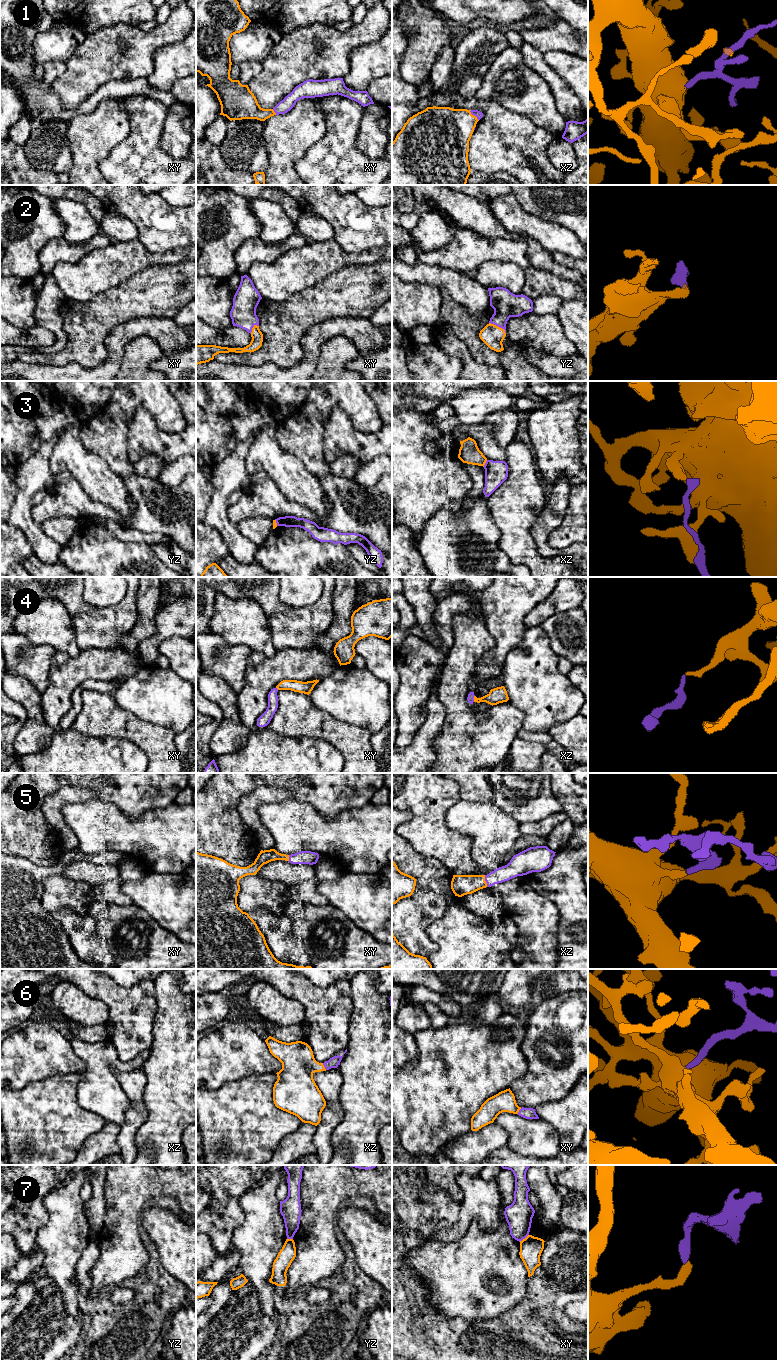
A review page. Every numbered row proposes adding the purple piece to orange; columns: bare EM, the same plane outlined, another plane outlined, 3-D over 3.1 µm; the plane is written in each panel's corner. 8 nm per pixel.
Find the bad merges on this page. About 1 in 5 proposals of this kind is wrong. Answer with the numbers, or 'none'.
7

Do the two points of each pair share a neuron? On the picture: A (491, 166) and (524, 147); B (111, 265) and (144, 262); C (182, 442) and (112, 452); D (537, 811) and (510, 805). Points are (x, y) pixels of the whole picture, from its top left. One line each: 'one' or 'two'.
A: one
B: one
C: two
D: one

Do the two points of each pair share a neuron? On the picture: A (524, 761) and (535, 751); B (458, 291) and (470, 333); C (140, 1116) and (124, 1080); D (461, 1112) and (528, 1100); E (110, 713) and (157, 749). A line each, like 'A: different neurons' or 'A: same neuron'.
A: same neuron
B: different neurons
C: same neuron
D: different neurons
E: same neuron

